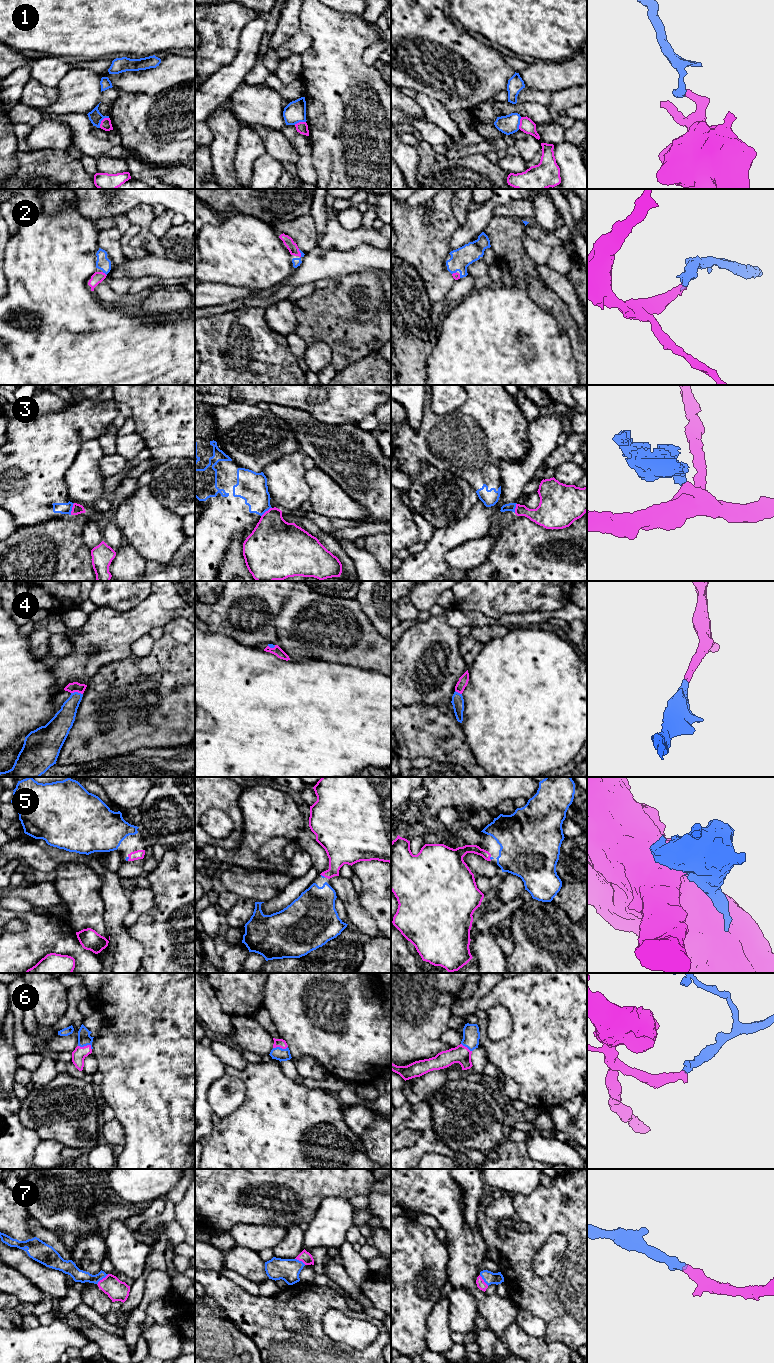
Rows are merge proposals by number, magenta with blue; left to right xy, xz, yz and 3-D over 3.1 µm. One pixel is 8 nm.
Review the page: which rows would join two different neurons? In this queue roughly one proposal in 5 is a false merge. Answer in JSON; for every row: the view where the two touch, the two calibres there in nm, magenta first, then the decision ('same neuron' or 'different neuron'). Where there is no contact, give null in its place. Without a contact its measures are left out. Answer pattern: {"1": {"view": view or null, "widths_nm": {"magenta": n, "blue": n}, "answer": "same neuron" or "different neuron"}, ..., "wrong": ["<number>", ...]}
{"1": {"view": "xy", "widths_nm": {"magenta": 90, "blue": 100}, "answer": "different neuron"}, "2": {"view": "xz", "widths_nm": {"magenta": 80, "blue": 70}, "answer": "same neuron"}, "3": {"view": "xy", "widths_nm": {"magenta": 80, "blue": 100}, "answer": "different neuron"}, "4": {"view": "xy", "widths_nm": {"magenta": 80, "blue": 160}, "answer": "same neuron"}, "5": {"view": "xy", "widths_nm": {"magenta": 80, "blue": 20}, "answer": "same neuron"}, "6": {"view": "xy", "widths_nm": {"magenta": 110, "blue": 110}, "answer": "same neuron"}, "7": {"view": "xy", "widths_nm": {"magenta": 160, "blue": 100}, "answer": "same neuron"}, "wrong": ["1", "3"]}

